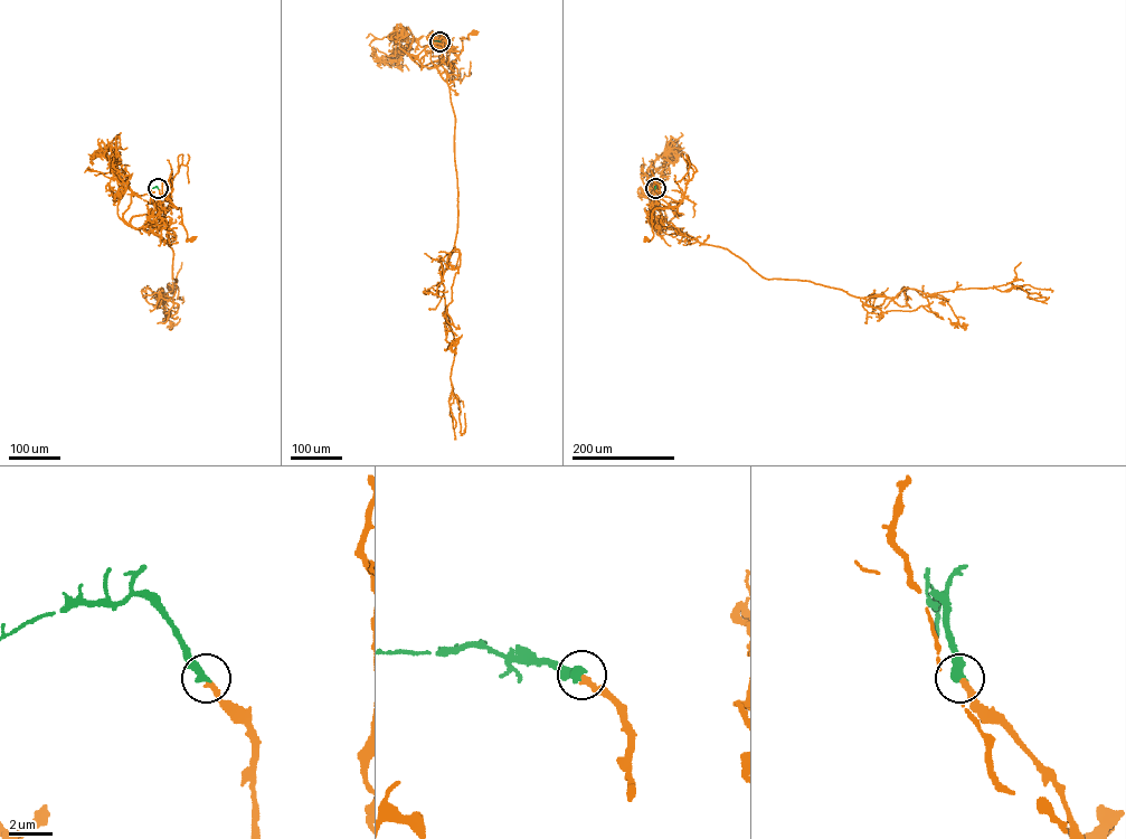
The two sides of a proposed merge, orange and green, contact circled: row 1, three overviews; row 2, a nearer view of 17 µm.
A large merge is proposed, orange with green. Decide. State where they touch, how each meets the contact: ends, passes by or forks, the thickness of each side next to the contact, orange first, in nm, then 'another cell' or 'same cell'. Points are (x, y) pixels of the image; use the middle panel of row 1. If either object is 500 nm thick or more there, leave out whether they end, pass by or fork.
at (440, 41); orange ends there; green ends there; 260 nm thick on the orange side, 420 nm on the other; same cell

